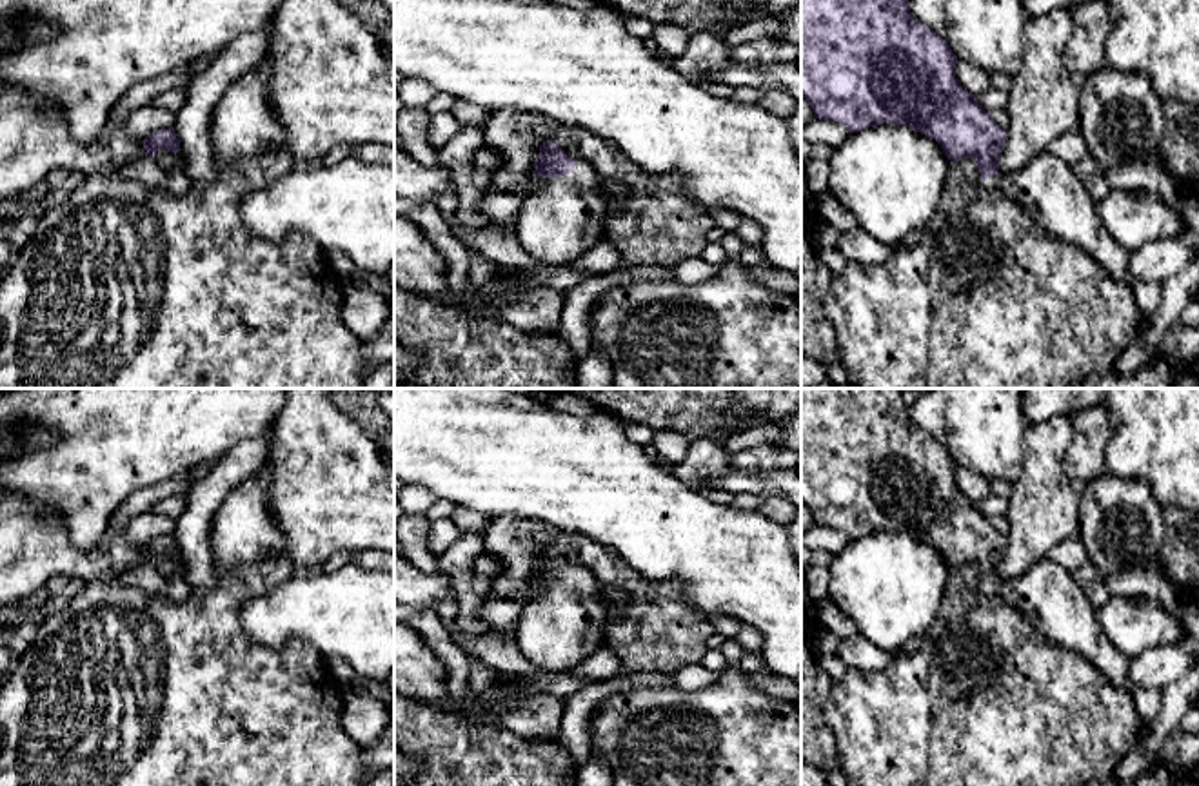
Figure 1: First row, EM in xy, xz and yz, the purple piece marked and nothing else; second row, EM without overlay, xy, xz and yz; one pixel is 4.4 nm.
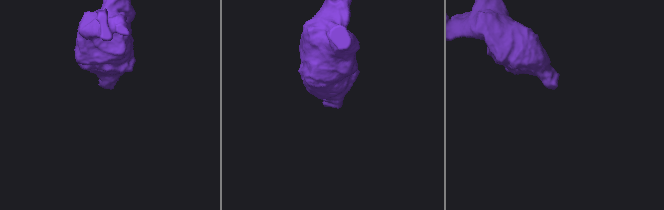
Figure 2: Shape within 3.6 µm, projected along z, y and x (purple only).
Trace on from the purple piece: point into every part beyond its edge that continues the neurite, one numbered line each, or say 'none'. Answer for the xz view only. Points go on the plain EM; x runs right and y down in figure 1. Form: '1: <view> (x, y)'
1: xz (562, 625)

